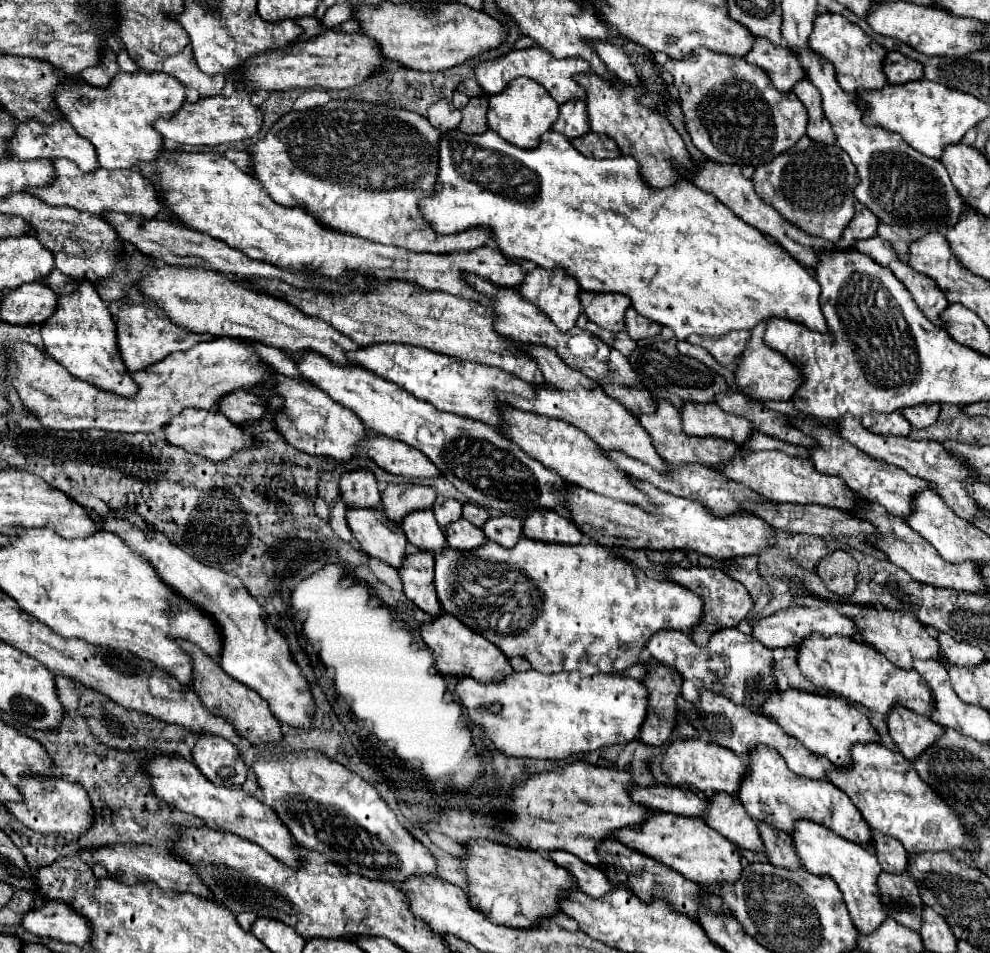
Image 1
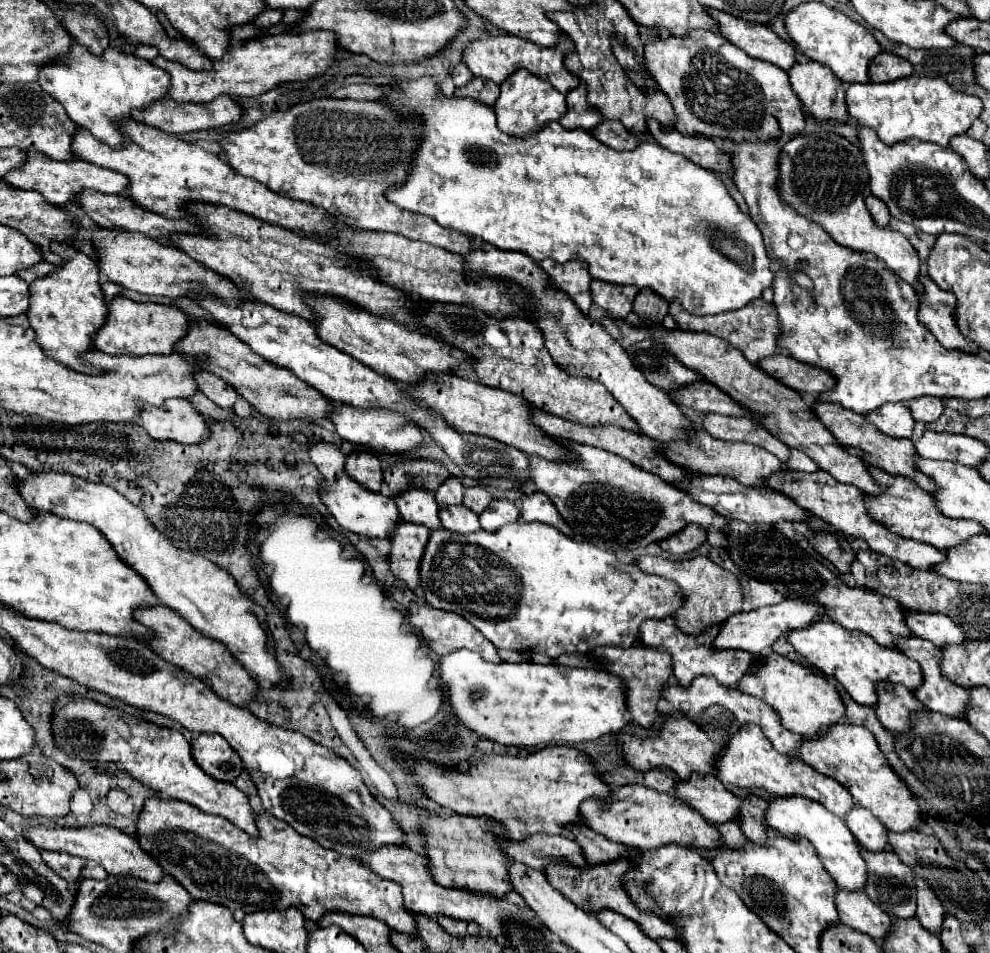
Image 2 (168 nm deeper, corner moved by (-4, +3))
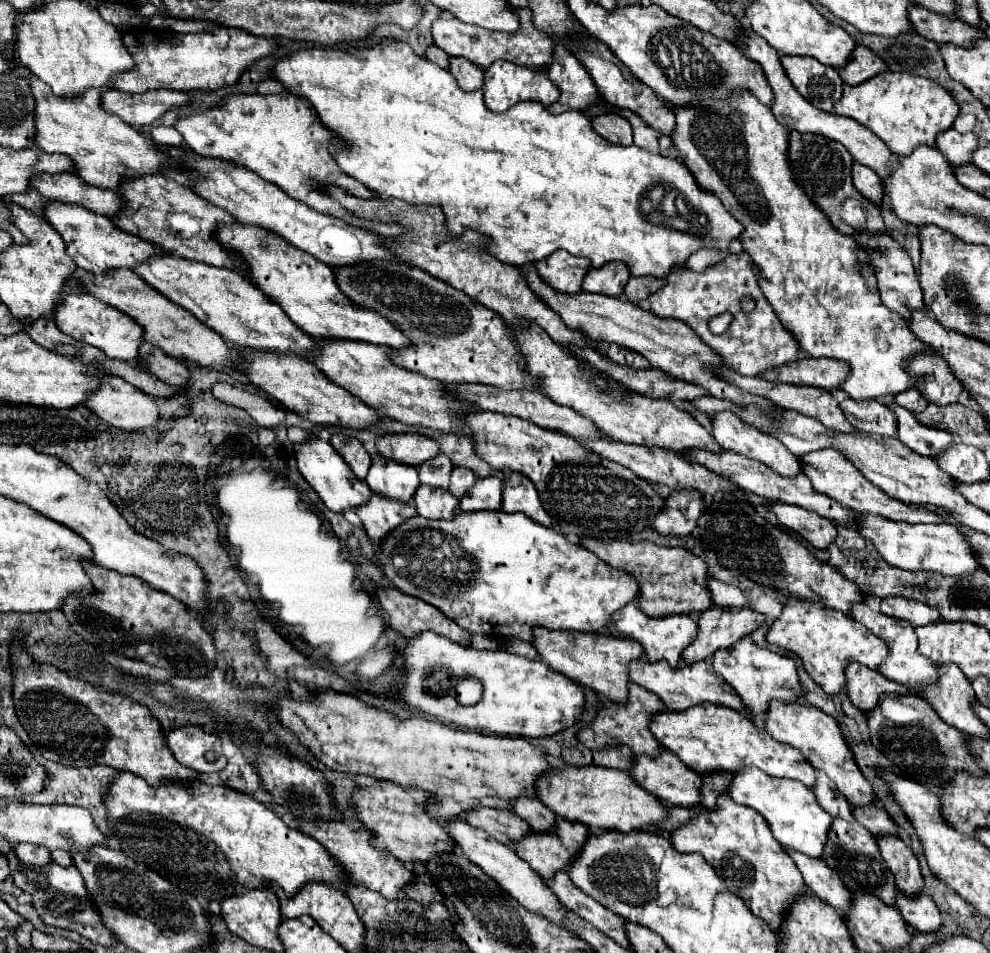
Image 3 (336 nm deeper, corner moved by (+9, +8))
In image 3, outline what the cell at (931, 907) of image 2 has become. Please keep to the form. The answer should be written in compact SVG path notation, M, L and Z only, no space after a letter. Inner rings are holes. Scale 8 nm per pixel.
M879 837L877 839L881 857L887 867L895 875L897 889L907 897L917 897L923 889L923 875L919 869L919 861L913 855L911 847L899 837Z

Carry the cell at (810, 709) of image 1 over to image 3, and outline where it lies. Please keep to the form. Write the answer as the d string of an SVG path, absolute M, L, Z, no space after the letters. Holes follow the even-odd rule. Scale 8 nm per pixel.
M745 637L745 641L739 641L731 649L715 653L713 663L715 673L719 673L737 691L737 695L751 707L755 717L759 717L759 713L765 715L771 701L795 703L799 697L803 697L803 685L799 681L795 661L791 657L757 647L749 637Z

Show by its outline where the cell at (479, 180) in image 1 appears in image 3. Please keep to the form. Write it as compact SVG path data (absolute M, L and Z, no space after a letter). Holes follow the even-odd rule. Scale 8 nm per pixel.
M387 41L387 43L381 43L373 49L363 49L363 51L353 51L353 53L351 51L341 51L341 49L327 49L327 51L323 51L323 49L305 49L305 51L297 51L297 53L291 53L289 57L277 61L275 77L283 85L287 85L291 93L295 93L299 97L305 97L317 109L317 115L323 121L323 125L327 125L327 129L331 129L343 141L347 141L345 151L341 151L341 153L337 153L337 149L331 151L331 155L337 159L339 167L347 175L361 181L367 189L371 189L379 197L401 197L403 201L409 201L409 203L423 203L423 205L441 207L451 233L459 235L463 227L469 227L469 229L473 229L481 235L487 235L491 239L489 251L495 257L499 257L501 261L509 263L509 265L517 265L517 267L529 265L529 263L535 263L535 261L541 261L541 259L549 257L557 249L565 249L573 255L587 257L593 267L601 267L609 261L621 261L629 267L629 273L633 277L659 277L661 279L661 277L669 275L675 267L689 269L687 267L689 255L695 253L701 247L729 253L729 243L733 239L739 239L739 235L741 235L741 223L737 223L735 217L721 205L719 197L713 197L713 193L705 193L705 189L697 189L697 183L693 181L693 173L689 173L689 169L685 169L685 165L681 165L681 161L663 157L659 153L651 153L651 151L641 149L637 145L629 145L629 147L613 145L613 143L601 139L597 133L593 133L591 121L585 113L565 111L561 115L551 115L537 101L525 101L525 103L515 105L513 109L509 109L505 113L493 113L483 105L483 93L481 91L471 91L471 93L461 91L455 85L455 79L451 77L449 71L433 65L431 61L427 61L423 57L417 57L407 43ZM657 197L683 197L683 221L681 221L683 229L677 231L673 227L663 225L663 221L661 221L663 211L659 211Z

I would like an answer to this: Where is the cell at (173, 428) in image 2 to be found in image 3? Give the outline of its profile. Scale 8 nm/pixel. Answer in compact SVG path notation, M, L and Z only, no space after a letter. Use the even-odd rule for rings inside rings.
M105 377L101 387L89 395L89 407L97 417L125 431L139 431L139 429L155 427L159 421L159 409L155 405L155 399L151 399L151 395L143 393L131 383L123 381L121 377Z

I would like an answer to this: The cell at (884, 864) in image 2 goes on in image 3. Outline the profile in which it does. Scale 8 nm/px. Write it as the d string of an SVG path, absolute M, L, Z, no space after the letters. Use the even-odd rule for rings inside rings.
M839 817L833 819L823 859L853 893L873 893L883 903L895 905L895 897L897 897L895 877L879 853L877 839L857 821L845 821Z

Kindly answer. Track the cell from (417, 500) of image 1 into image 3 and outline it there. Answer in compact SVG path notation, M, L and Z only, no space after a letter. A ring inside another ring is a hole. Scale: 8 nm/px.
M385 435L377 437L377 455L403 465L419 467L439 453L439 445L423 435Z

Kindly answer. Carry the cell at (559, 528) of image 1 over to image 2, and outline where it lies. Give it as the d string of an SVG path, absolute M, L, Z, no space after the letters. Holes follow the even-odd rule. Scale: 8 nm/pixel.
M534 492L530 496L522 496L522 512L520 512L522 520L526 522L544 522L554 526L556 530L564 532L566 536L572 534L572 530L568 528L568 524L562 520L562 516L558 514L558 510L554 508L554 504L550 502L550 498L546 498L546 494L542 492Z

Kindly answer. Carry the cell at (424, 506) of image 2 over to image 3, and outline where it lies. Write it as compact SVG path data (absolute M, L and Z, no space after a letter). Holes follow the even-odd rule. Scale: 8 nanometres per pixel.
M373 455L373 463L365 481L373 493L399 503L409 503L419 487L417 469L383 459L379 455Z

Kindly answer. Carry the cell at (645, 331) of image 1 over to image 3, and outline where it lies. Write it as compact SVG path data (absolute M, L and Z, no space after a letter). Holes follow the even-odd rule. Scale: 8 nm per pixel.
M631 277L627 287L625 287L625 297L631 303L641 303L649 299L657 289L665 285L665 279L655 279L655 277Z

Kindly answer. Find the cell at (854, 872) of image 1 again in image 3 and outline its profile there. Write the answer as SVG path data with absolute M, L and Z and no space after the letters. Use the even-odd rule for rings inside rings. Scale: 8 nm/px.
M747 767L739 775L735 775L729 797L735 803L759 811L767 819L775 839L787 849L797 849L807 857L823 859L825 841L829 839L829 825L833 823L833 817L819 807L813 791L809 791L803 783L789 779L775 779L761 773L755 767Z

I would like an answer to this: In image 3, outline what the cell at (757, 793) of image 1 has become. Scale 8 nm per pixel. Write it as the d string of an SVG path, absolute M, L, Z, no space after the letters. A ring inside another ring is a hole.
M697 705L681 713L659 713L651 719L651 731L663 747L673 751L689 769L699 775L717 773L721 769L735 773L735 769L741 767L757 767L769 777L795 779L809 789L813 789L813 785L817 783L815 769L805 761L805 757L801 757L795 747L775 741L767 731L755 727L749 719L727 707Z

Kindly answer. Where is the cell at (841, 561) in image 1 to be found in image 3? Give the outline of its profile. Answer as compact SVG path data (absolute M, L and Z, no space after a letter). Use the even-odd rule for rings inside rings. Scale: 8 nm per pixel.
M775 503L771 511L777 515L777 521L781 525L799 533L805 541L809 541L817 549L825 551L837 539L837 527L829 519L813 511L801 509L797 505L787 505L787 503Z

